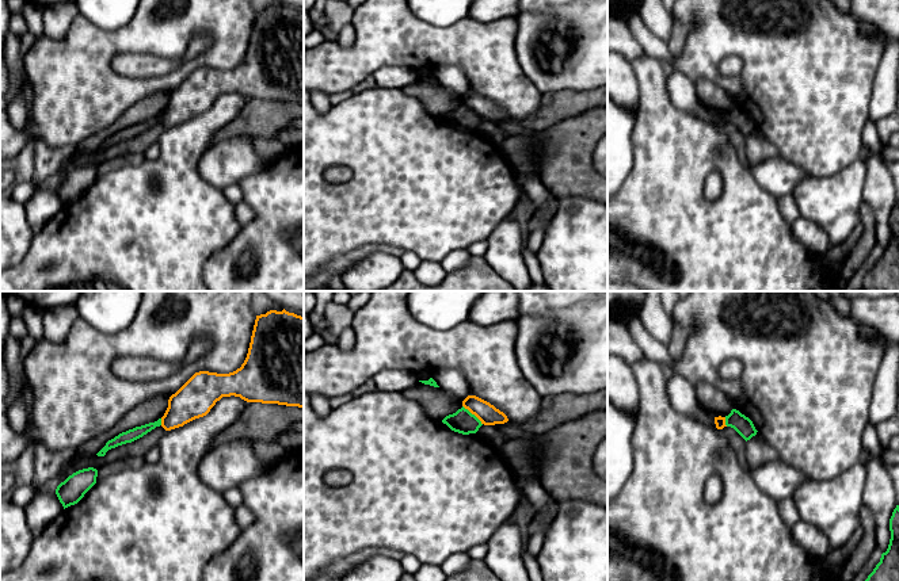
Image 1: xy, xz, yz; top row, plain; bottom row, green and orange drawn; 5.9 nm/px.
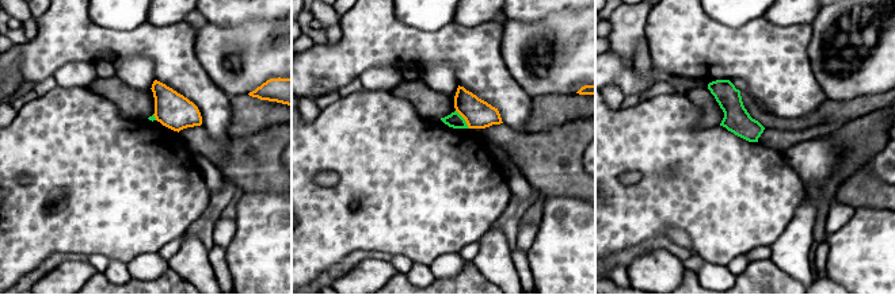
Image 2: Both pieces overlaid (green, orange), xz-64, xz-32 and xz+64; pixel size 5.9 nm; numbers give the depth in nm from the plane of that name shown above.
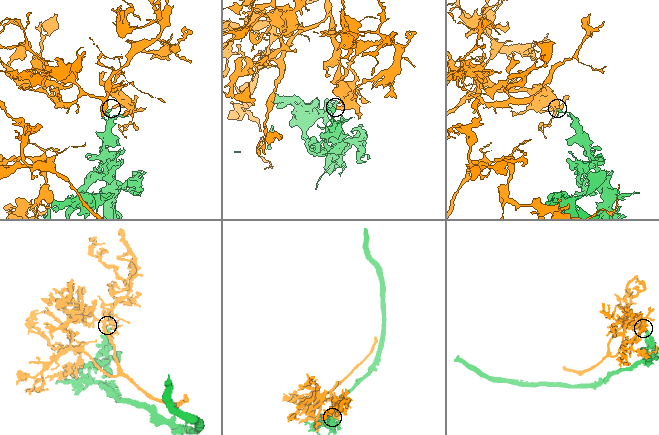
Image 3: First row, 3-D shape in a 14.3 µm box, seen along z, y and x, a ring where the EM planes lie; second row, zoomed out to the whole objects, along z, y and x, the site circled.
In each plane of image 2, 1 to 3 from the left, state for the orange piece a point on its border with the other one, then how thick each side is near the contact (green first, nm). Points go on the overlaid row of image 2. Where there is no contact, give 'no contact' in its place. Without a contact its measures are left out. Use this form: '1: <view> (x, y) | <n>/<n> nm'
1: xz-64 (153, 117) | 40/220 nm
2: xz-32 (464, 119) | 90/170 nm
3: no contact

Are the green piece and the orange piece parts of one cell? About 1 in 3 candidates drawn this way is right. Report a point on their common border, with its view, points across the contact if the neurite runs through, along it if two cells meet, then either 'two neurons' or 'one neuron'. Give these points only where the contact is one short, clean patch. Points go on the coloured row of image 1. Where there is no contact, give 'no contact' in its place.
meets green in xz at (473, 415); border along xz (463, 405), (482, 424); two neurons

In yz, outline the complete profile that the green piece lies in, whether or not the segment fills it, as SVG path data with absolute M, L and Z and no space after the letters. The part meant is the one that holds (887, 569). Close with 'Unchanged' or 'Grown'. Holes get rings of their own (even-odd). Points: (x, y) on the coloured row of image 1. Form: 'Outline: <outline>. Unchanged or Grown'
Outline: M899 505L890 519L890 531L888 548L865 581L899 581Z. Unchanged

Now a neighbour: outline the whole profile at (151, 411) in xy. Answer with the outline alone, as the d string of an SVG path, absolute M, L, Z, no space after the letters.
M155 395L151 400L136 405L126 412L113 428L96 435L83 446L77 447L75 450L72 462L98 454L108 440L114 439L122 432L157 421L164 416L167 404L167 395Z

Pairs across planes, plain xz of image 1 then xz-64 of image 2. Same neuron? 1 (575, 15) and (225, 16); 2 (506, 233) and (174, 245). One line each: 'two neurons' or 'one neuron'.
1: two neurons
2: two neurons

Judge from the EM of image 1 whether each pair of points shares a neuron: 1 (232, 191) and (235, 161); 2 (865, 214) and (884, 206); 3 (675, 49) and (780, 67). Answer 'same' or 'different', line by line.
1: different
2: different
3: different

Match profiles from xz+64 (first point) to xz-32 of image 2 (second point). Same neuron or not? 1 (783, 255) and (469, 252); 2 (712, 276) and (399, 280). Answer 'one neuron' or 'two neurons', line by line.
1: two neurons
2: two neurons

